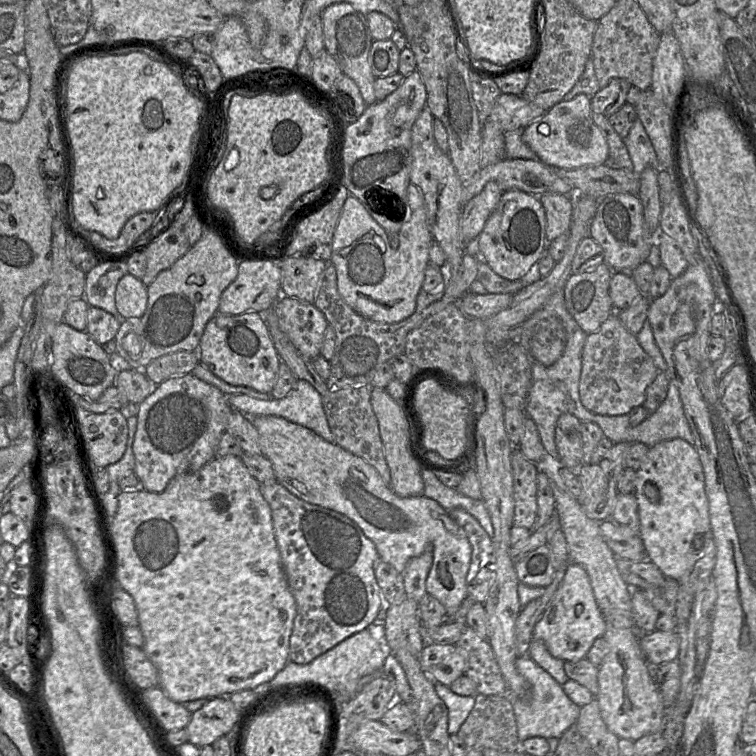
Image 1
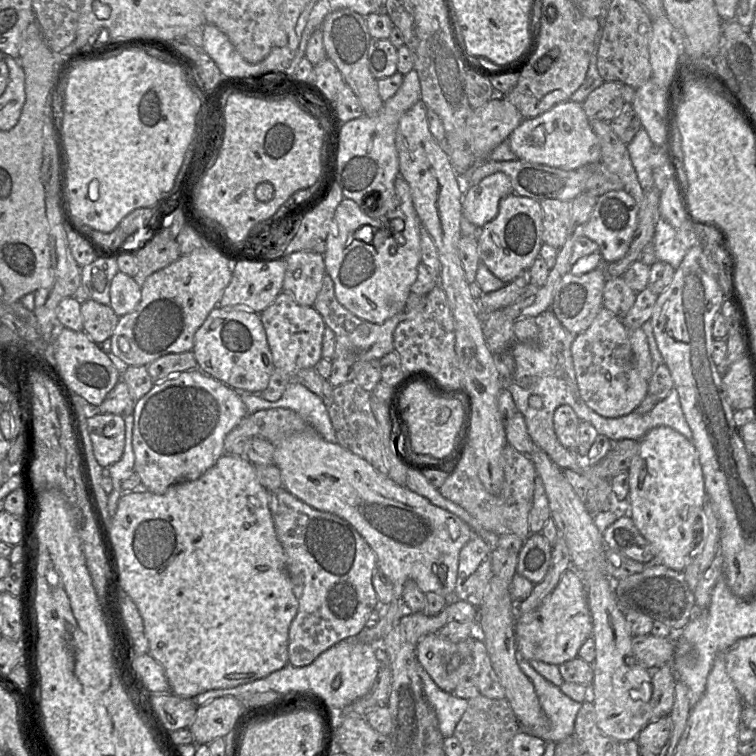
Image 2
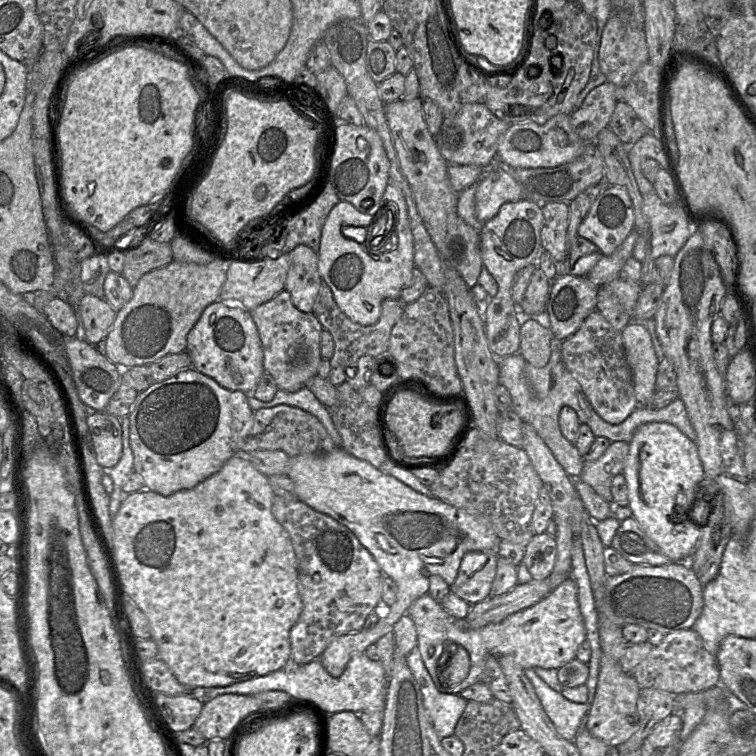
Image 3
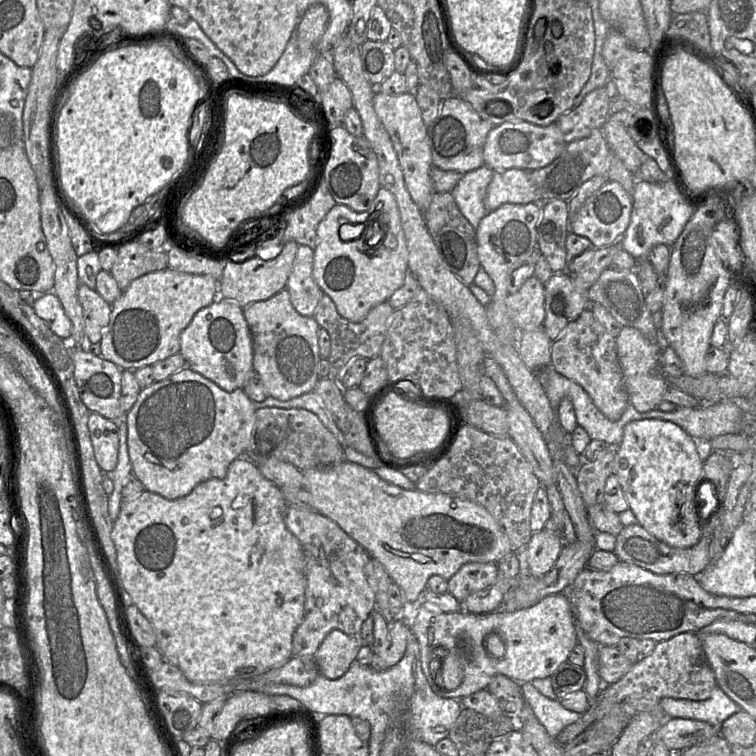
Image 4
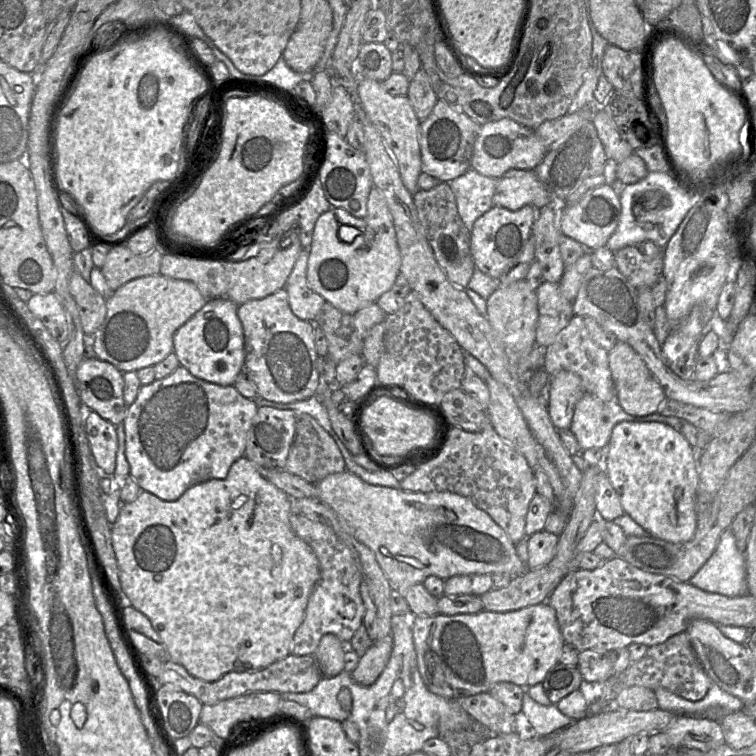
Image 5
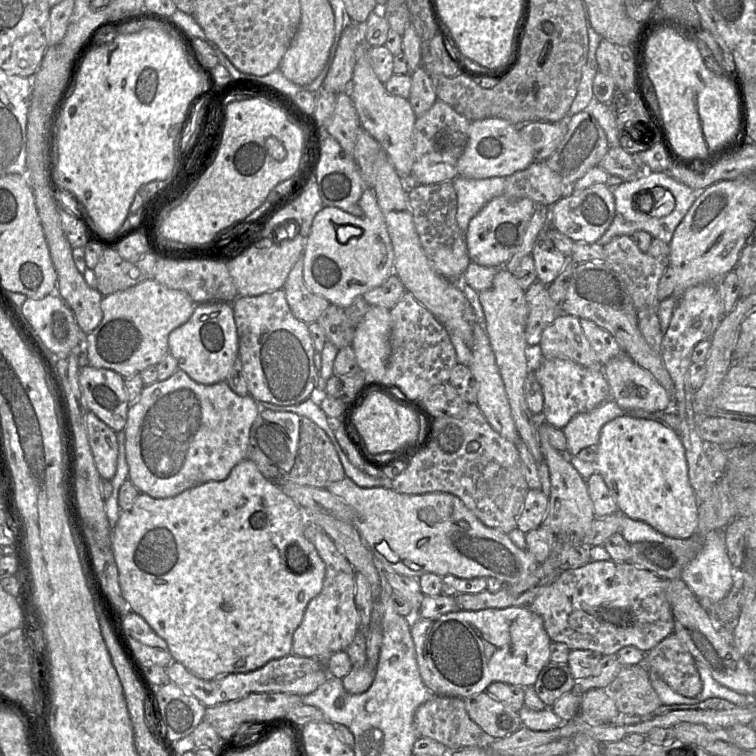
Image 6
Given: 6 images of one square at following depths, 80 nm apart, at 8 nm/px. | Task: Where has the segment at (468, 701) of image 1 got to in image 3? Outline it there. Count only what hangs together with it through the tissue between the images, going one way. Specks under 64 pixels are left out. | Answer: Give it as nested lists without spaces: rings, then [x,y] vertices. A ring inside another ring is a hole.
[[[417,645],[406,656],[406,664],[418,683],[424,708],[439,739],[453,735],[455,725],[466,706],[459,695],[440,693],[421,660]]]

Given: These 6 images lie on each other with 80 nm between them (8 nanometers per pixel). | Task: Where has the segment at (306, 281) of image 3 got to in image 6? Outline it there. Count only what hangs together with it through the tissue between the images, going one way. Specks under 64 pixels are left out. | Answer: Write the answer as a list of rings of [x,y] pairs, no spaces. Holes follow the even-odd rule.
[[[303,253],[290,271],[283,290],[293,315],[300,321],[316,322],[331,304],[322,296],[312,293],[303,279]]]

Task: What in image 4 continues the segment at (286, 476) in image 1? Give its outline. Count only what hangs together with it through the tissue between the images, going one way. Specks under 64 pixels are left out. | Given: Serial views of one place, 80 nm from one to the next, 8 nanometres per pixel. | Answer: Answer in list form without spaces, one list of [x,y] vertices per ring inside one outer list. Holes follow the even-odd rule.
[[[349,461],[301,472],[303,488],[311,496],[311,509],[334,521],[377,560],[392,583],[399,587],[405,602],[414,606],[414,612],[420,605],[429,577],[438,575],[448,581],[466,563],[497,563],[512,552],[507,535],[488,511],[477,503],[447,494],[402,489],[382,480],[374,470]],[[338,630],[330,631],[314,654],[319,673],[330,680],[340,678],[356,660],[361,647],[358,635],[348,636]]]

